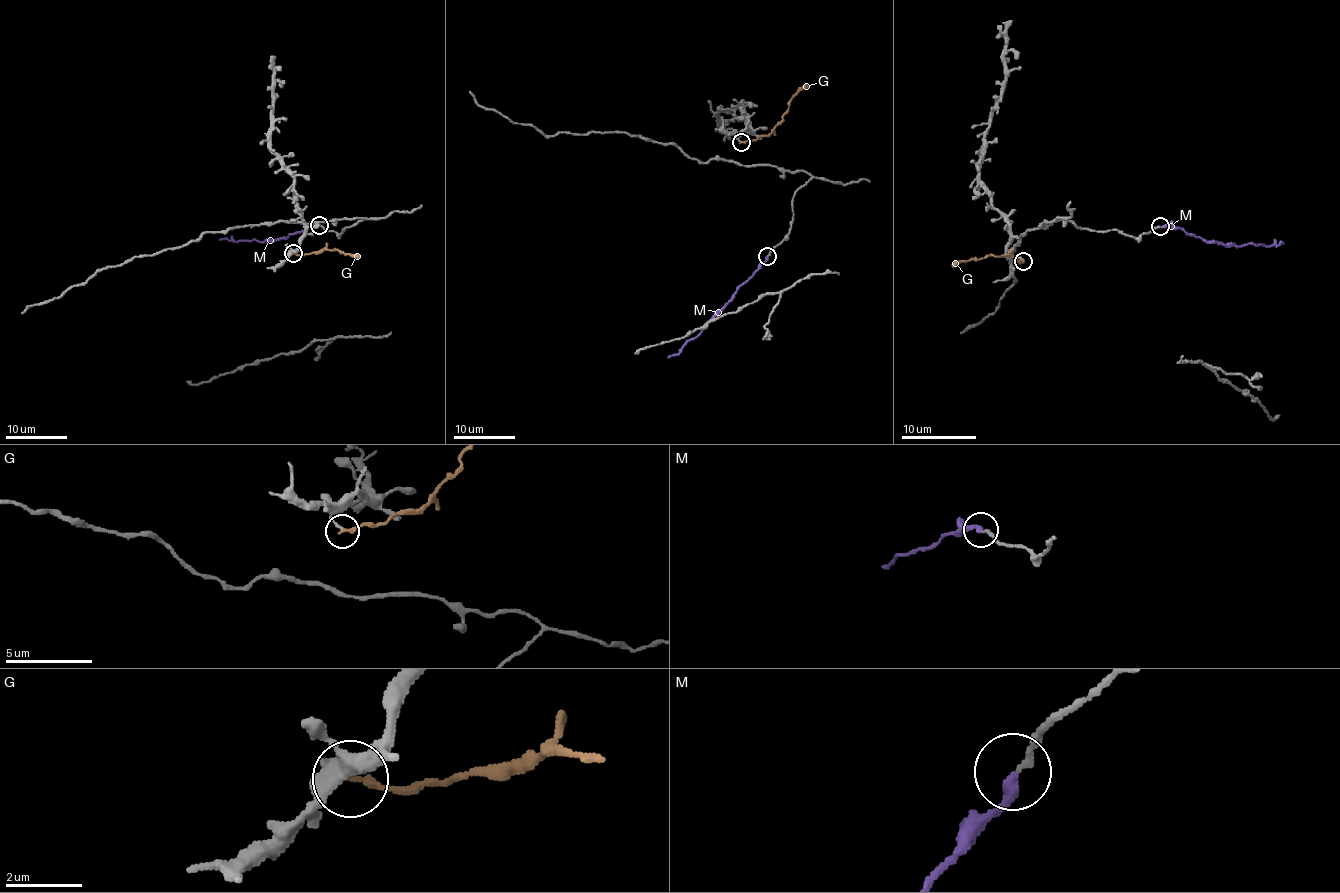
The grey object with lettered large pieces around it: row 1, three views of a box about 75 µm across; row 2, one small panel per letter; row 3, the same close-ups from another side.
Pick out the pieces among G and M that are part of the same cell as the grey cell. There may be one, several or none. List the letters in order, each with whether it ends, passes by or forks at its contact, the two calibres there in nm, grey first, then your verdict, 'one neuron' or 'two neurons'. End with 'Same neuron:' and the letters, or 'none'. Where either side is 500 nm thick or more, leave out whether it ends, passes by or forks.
G: it ends; calibres 140 and 190 nm; two neurons
M: it ends; calibres 170 and 280 nm; one neuron
Same neuron: M

